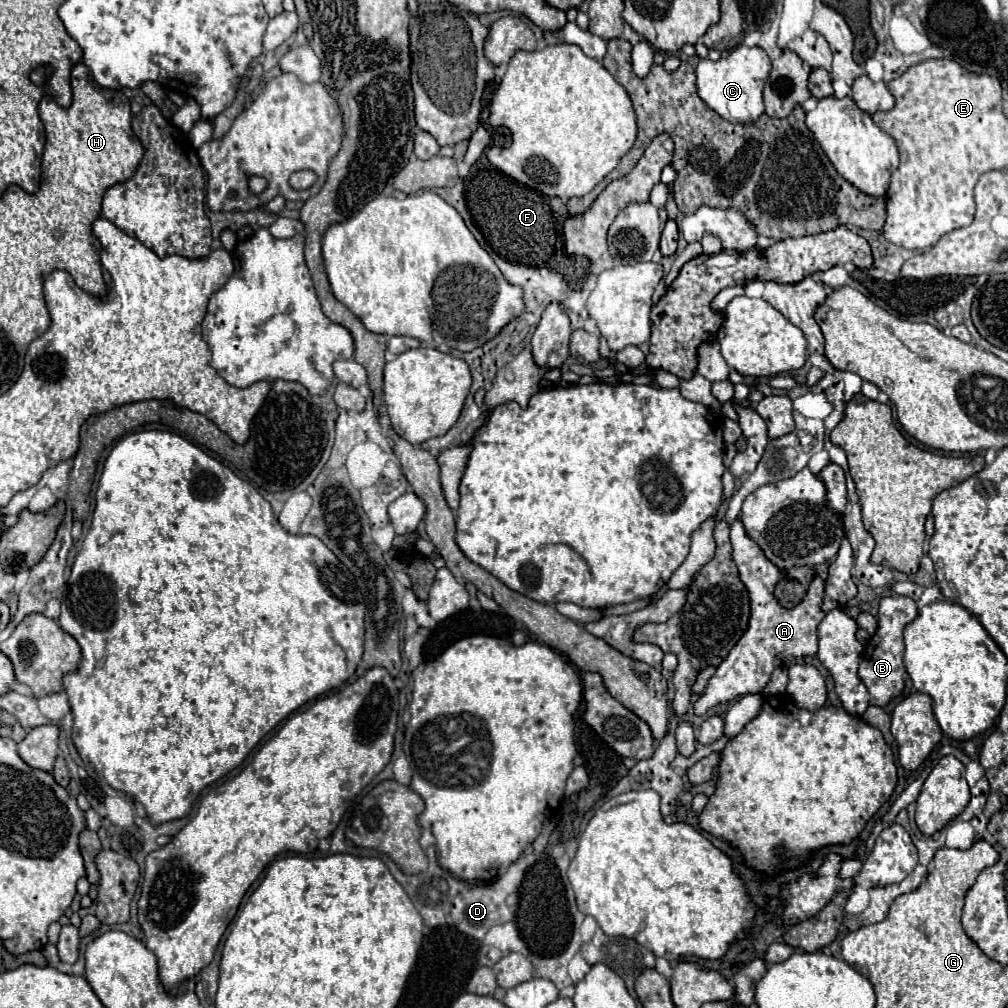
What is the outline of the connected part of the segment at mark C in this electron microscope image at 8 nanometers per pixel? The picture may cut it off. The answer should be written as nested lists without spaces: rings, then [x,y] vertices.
[[[737,46],[729,54],[721,56],[717,62],[709,58],[701,58],[695,66],[697,76],[697,94],[699,98],[715,110],[721,118],[737,124],[755,122],[763,114],[763,84],[771,72],[771,60],[763,48],[749,48],[749,46]]]

